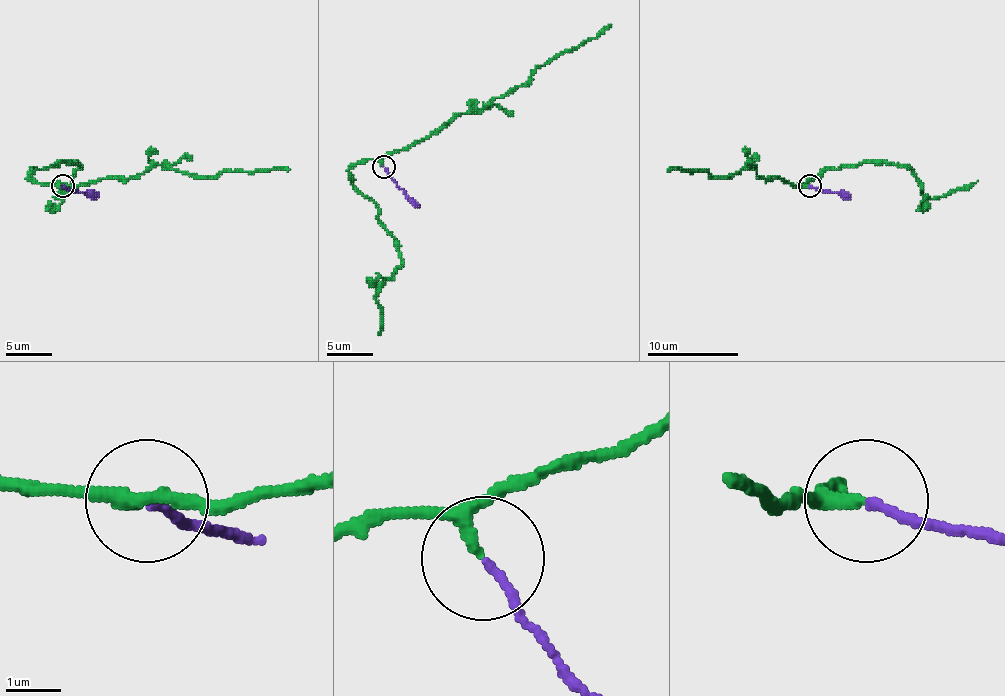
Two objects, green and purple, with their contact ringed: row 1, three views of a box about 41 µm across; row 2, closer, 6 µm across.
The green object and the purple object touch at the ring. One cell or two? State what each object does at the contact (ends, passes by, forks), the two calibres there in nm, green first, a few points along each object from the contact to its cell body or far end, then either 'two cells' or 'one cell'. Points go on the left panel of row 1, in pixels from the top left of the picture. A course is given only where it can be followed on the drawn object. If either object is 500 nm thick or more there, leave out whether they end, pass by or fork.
green passes by; purple ends; calibres 180 and 140 nm; course green (62, 185), (135, 178), (164, 165), (201, 176), (290, 169); course purple (62, 185), (89, 192), (96, 199); one cell

